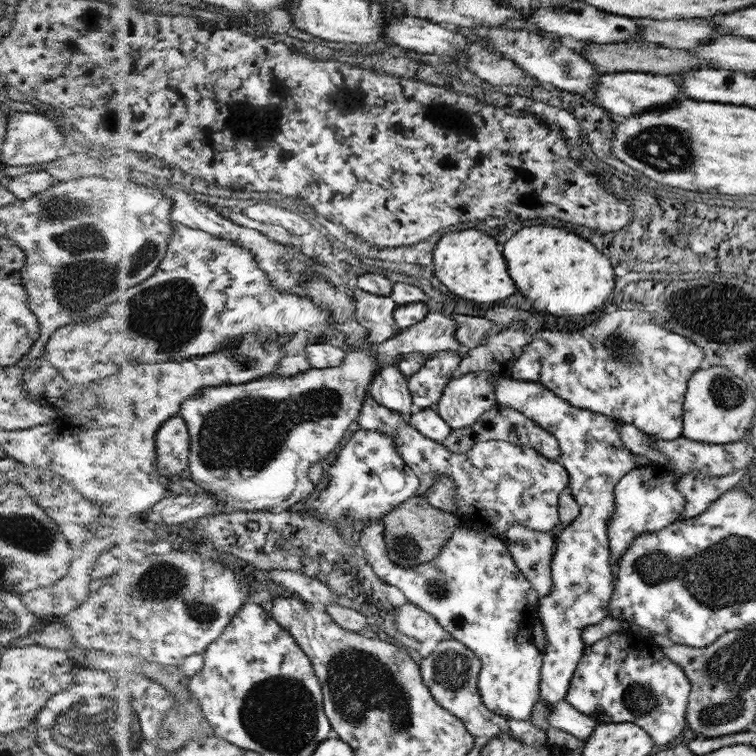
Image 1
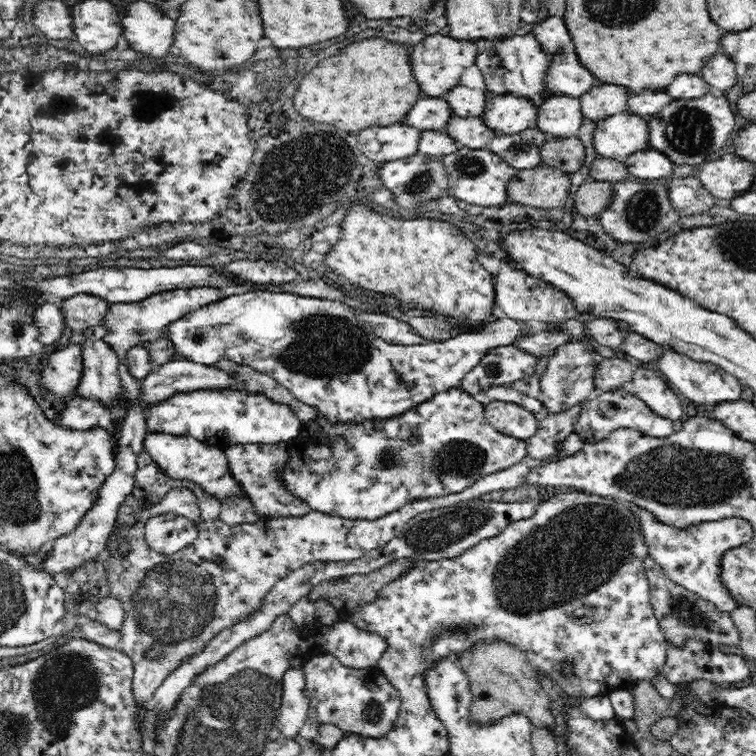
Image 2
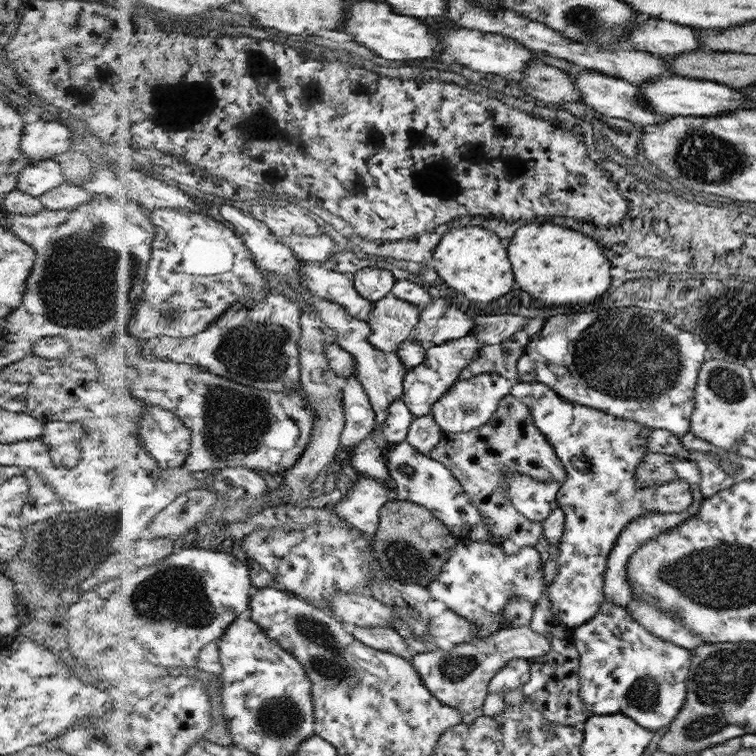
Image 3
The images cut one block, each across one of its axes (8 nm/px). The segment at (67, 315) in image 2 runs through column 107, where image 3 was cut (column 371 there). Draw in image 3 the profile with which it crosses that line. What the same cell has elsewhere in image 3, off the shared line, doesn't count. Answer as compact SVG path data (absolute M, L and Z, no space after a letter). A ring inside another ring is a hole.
M301 261L301 279L303 287L309 287L313 295L319 295L323 299L337 302L359 320L366 321L373 303L365 300L357 291L353 277L345 273L323 268L318 263Z

